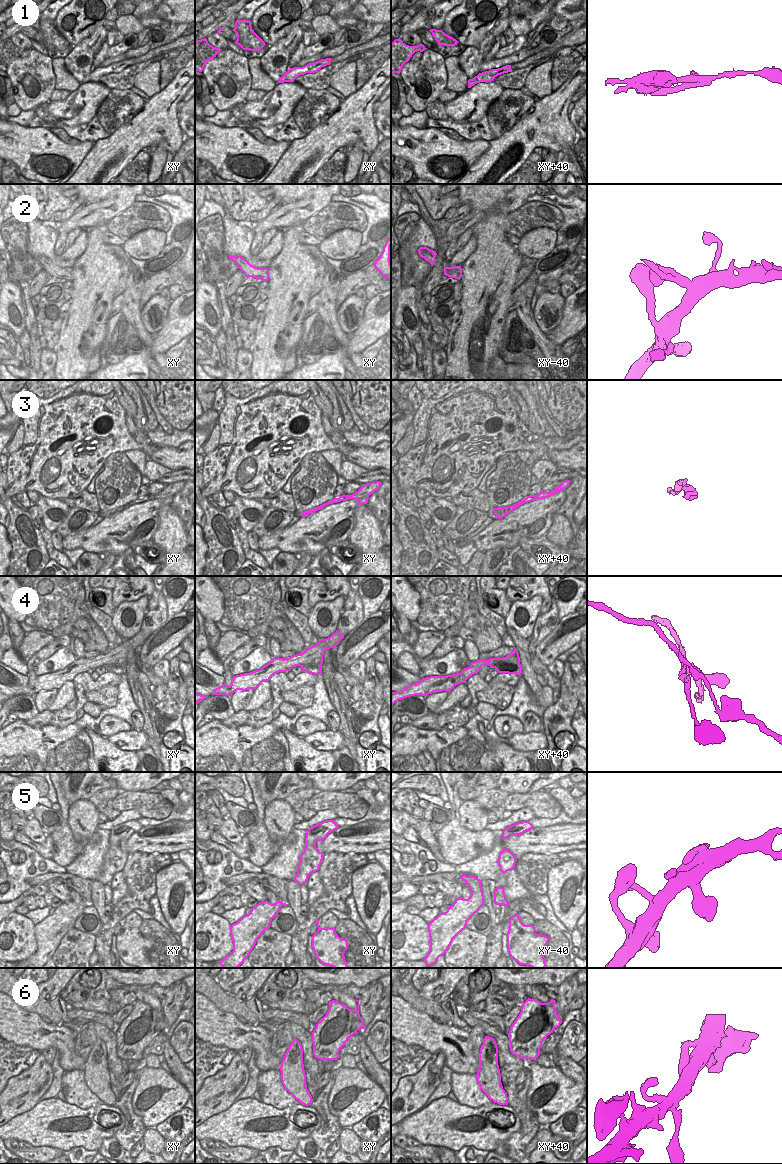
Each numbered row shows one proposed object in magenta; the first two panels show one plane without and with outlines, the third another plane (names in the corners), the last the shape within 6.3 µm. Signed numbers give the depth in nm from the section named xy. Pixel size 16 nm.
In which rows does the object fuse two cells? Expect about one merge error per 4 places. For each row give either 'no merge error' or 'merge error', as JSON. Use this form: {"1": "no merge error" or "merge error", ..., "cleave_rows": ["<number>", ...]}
{"1": "no merge error", "2": "no merge error", "3": "no merge error", "4": "merge error", "5": "no merge error", "6": "no merge error", "cleave_rows": ["4"]}

